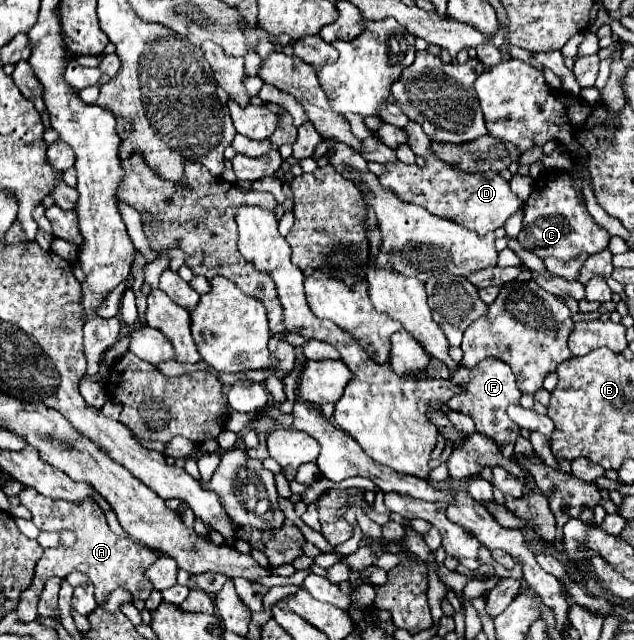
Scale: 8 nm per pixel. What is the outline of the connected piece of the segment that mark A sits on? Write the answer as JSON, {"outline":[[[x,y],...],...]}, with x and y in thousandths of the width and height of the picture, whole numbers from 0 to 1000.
{"outline":[[[38,764],[28,773],[32,786],[50,802],[50,817],[66,830],[96,831],[98,827],[110,827],[120,833],[118,856],[101,856],[91,853],[88,856],[74,856],[57,881],[57,895],[54,895],[54,908],[47,914],[47,920],[41,920],[32,933],[28,942],[28,967],[35,973],[47,973],[57,967],[57,942],[60,933],[66,927],[69,917],[69,905],[73,902],[104,902],[114,892],[126,892],[132,898],[142,902],[142,908],[151,917],[151,939],[161,942],[167,930],[174,930],[183,917],[196,917],[208,927],[208,933],[230,939],[233,930],[240,927],[240,914],[237,908],[230,908],[230,886],[237,886],[246,873],[249,864],[243,858],[230,858],[230,852],[218,852],[205,842],[186,842],[170,817],[164,802],[158,798],[155,786],[145,780],[132,780],[129,786],[107,786],[107,783],[85,783],[57,770],[57,764]]]}

